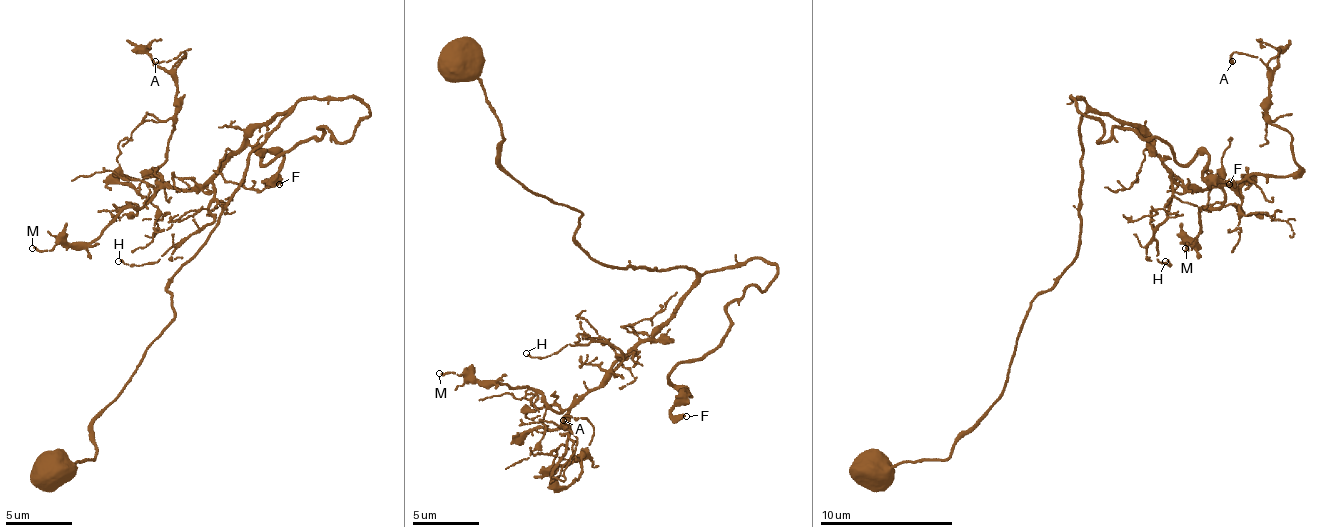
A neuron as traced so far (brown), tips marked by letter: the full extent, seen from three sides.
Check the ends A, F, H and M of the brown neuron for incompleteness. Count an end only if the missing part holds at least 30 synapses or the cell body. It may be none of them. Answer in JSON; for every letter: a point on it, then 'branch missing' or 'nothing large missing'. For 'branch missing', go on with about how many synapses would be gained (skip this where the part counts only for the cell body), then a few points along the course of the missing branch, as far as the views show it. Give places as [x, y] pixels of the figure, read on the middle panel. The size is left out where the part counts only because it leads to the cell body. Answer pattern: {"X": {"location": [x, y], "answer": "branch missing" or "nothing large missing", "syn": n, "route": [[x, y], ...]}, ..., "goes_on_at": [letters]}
{"A": {"location": [563, 420], "answer": "nothing large missing"}, "F": {"location": [686, 416], "answer": "branch missing", "syn": 35, "route": [[686, 416], [699, 413], [733, 373], [729, 370], [706, 370], [689, 380], [679, 363], [676, 340], [723, 293]]}, "H": {"location": [526, 353], "answer": "nothing large missing"}, "M": {"location": [439, 373], "answer": "nothing large missing"}, "goes_on_at": ["F"]}

